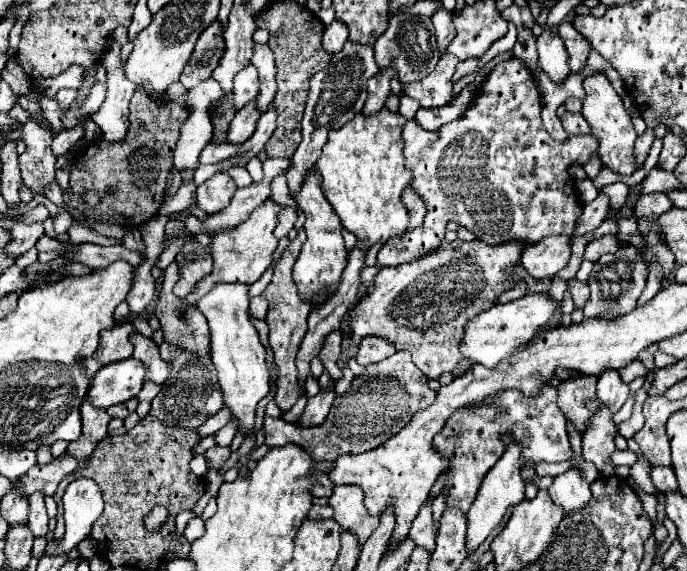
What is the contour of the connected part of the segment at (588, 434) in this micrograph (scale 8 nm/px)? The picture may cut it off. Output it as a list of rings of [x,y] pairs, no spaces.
[[[602,407],[590,419],[590,425],[586,425],[586,431],[582,433],[582,457],[586,461],[592,461],[606,475],[614,473],[610,455],[612,451],[616,451],[616,445],[614,445],[616,433],[618,433],[618,427],[614,425],[612,411],[608,407]]]

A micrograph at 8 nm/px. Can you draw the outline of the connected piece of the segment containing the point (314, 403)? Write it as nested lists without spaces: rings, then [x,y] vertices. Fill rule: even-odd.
[[[320,391],[316,397],[308,397],[306,409],[300,417],[300,427],[316,427],[322,425],[334,401],[334,391]]]

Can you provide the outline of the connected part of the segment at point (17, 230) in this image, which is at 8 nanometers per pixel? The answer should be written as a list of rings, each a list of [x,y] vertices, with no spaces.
[[[16,221],[10,229],[10,241],[6,243],[6,249],[4,253],[10,255],[10,257],[20,257],[24,255],[28,249],[32,249],[36,245],[36,241],[42,237],[44,233],[44,227],[42,223],[32,223],[32,225],[26,225],[26,223],[20,223]]]

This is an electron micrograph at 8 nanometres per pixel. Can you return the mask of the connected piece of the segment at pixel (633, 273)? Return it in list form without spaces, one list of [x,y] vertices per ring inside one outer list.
[[[608,255],[600,257],[594,263],[594,269],[590,273],[588,285],[590,285],[590,299],[584,305],[584,317],[622,317],[634,309],[638,297],[644,291],[648,277],[648,267],[644,261],[608,261]]]

